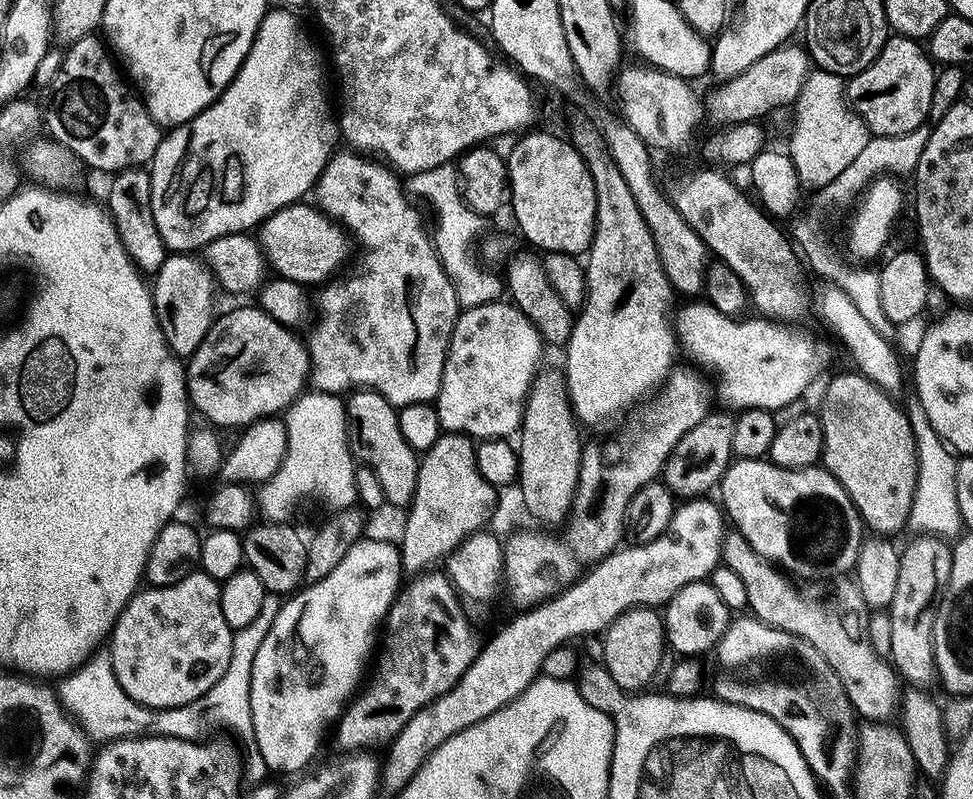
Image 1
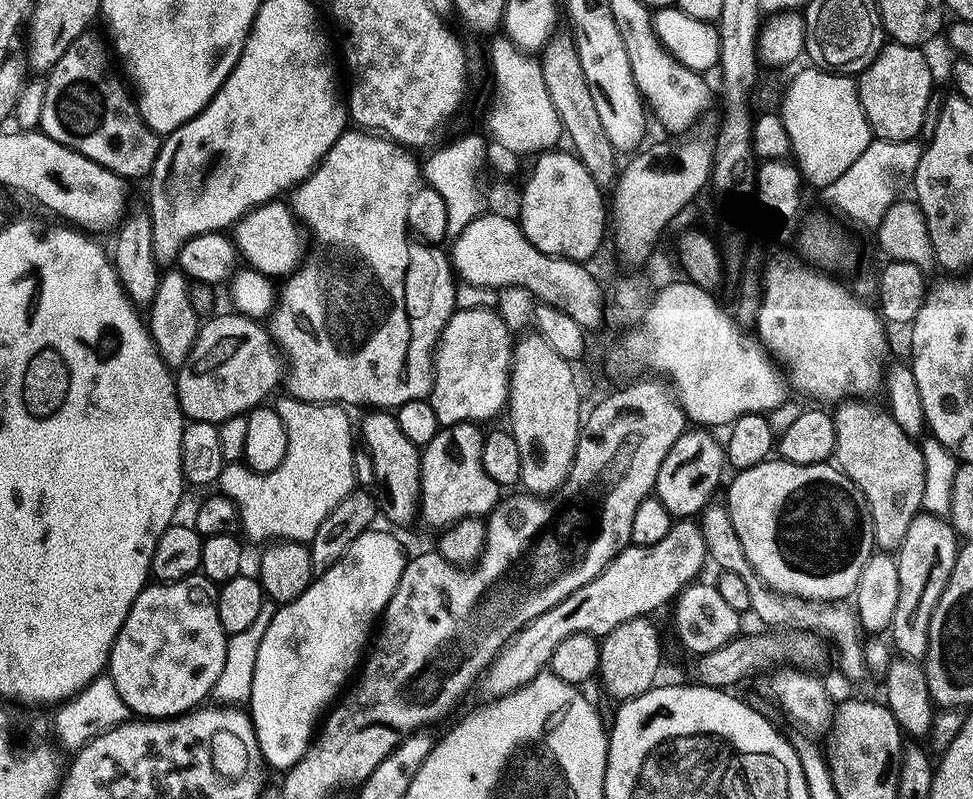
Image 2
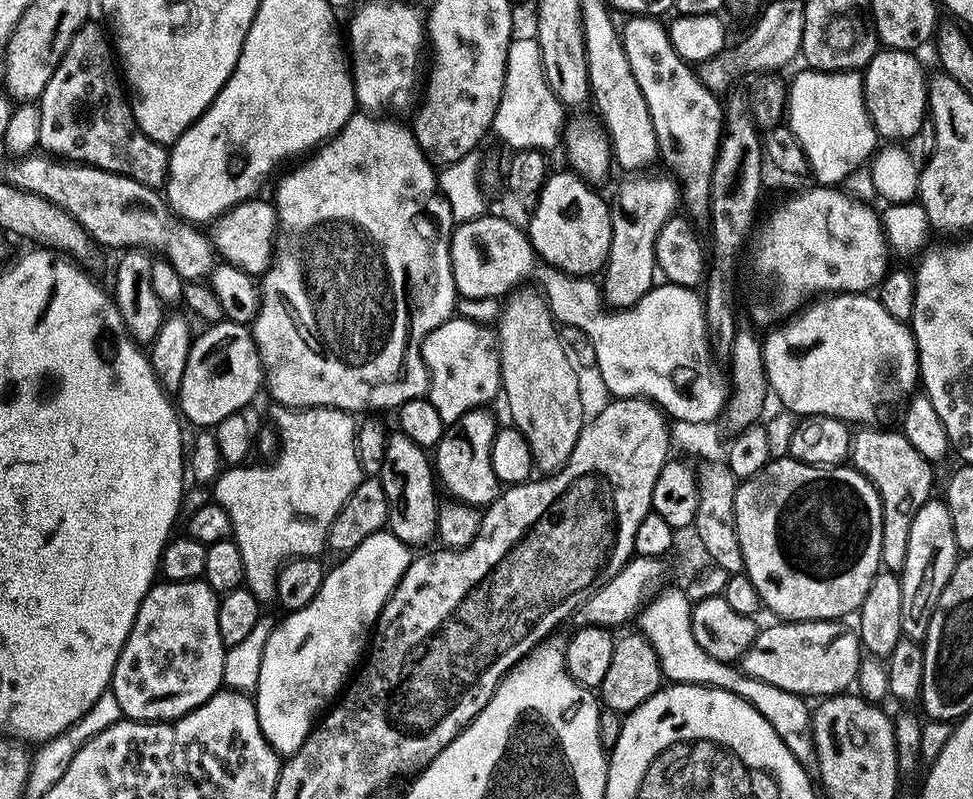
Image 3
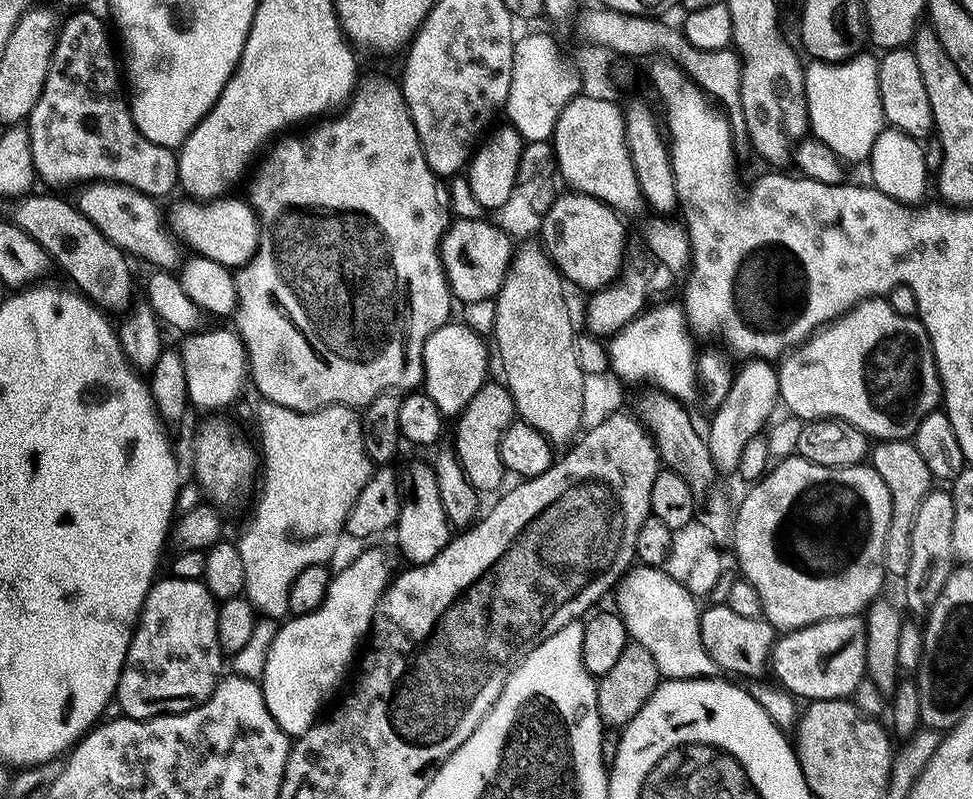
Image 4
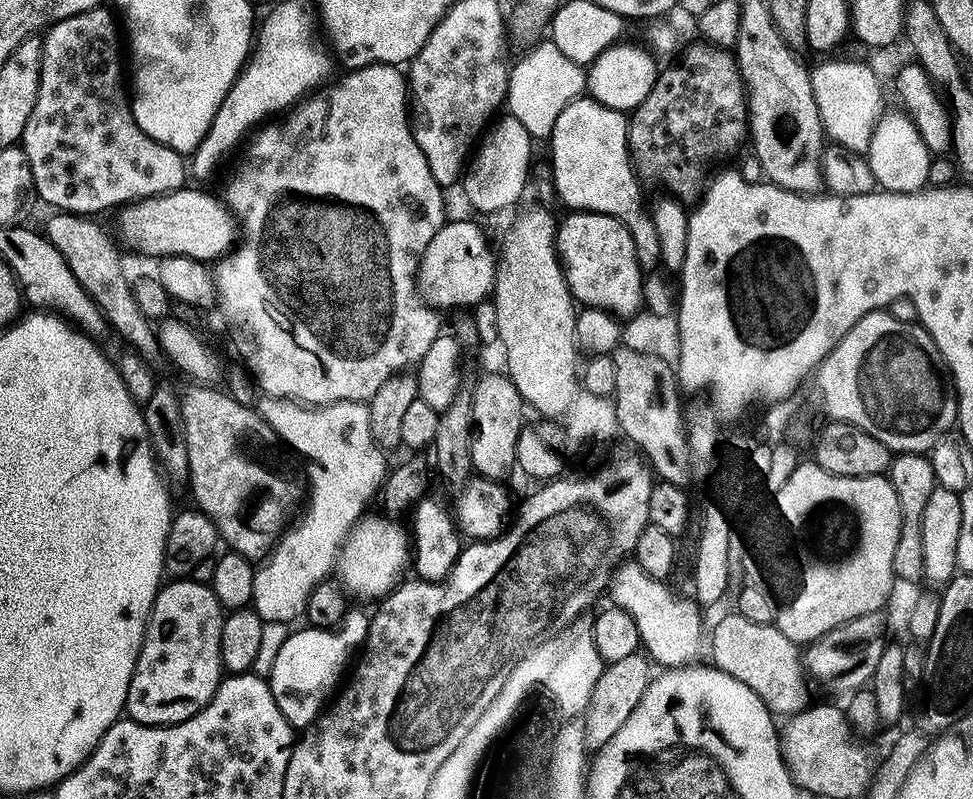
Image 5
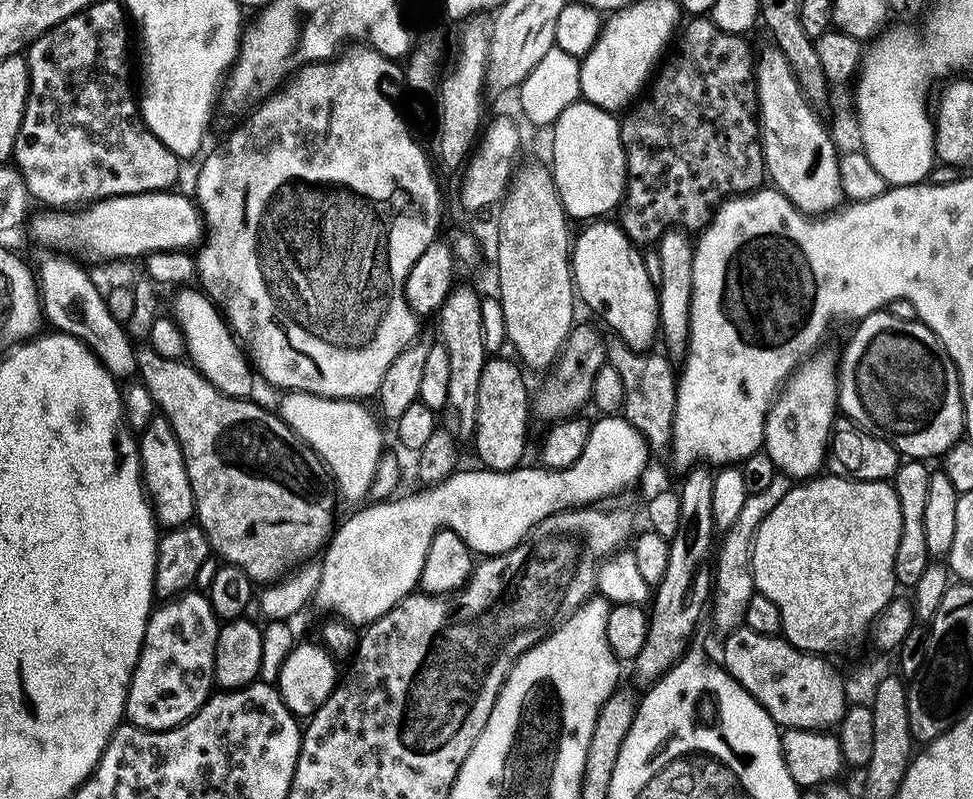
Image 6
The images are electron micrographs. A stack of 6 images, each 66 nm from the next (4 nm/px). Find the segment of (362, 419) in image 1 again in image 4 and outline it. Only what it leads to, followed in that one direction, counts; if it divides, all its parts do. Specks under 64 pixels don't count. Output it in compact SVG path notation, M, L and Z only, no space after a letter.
M416 460L402 472L402 499L400 516L394 527L400 552L408 559L409 565L425 564L434 559L448 545L450 525L446 510L442 510L442 497L438 495L436 472L431 463Z

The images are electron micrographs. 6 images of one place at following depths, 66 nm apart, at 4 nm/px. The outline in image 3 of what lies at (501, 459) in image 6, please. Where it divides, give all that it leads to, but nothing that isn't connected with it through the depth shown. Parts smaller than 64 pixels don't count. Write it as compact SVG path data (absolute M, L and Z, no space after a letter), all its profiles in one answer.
M482 407L462 414L462 418L445 427L442 438L434 449L434 471L439 487L443 491L445 488L449 497L460 500L463 504L487 506L495 502L502 491L500 479L490 462L498 421L488 411L487 407Z

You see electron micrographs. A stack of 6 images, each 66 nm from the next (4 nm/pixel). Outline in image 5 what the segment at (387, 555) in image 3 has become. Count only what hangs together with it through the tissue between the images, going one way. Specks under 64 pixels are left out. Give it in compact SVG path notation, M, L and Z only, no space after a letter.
M348 610L335 630L303 626L297 632L296 629L289 631L286 642L282 642L282 650L278 650L278 658L274 658L268 685L274 694L274 702L278 702L278 710L282 710L293 729L303 730L309 724L316 723L316 717L329 703L345 675L344 663L348 660L348 648L356 650L363 645L368 633L369 619L367 611Z

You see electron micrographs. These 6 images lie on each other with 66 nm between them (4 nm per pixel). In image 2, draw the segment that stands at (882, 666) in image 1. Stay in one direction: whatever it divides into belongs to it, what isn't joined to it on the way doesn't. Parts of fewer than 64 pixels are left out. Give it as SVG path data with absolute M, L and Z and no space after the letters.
M713 502L700 513L698 523L706 548L708 550L708 560L717 564L720 572L729 572L730 574L738 574L738 578L742 578L746 582L746 587L750 590L750 612L756 615L769 629L787 630L800 629L804 632L813 632L825 641L830 642L831 647L836 647L836 656L840 659L840 672L848 680L860 680L867 674L870 664L863 660L864 640L862 639L862 629L860 627L860 619L856 617L855 607L848 602L825 602L822 600L803 600L802 598L786 597L780 592L774 591L773 588L767 588L762 582L762 578L758 576L754 569L750 566L750 558L746 558L746 550L742 550L742 542L738 542L738 534L734 534L734 522L730 522L730 514L727 507L723 503Z

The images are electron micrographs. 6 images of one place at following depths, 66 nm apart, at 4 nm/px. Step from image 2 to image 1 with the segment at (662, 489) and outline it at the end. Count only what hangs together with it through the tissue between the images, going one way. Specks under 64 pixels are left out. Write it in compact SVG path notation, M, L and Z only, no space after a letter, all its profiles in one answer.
M720 410L724 412L709 411L706 418L702 418L702 422L698 422L698 426L694 426L694 430L690 430L678 442L678 446L668 456L667 462L664 464L662 473L662 482L676 498L700 498L717 487L720 479L724 476L724 471L728 469L734 457L732 454L732 435L734 434L734 422L736 416L731 411Z

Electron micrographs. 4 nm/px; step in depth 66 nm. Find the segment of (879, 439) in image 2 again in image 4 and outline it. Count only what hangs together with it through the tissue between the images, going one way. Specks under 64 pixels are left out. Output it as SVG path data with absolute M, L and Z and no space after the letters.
M906 440L877 443L870 452L870 467L882 474L882 482L886 482L886 490L890 490L892 499L892 517L884 551L884 571L889 577L903 578L910 570L910 534L914 534L914 518L918 518L918 506L922 506L922 498L933 491L934 481L922 454L918 454L915 443Z

